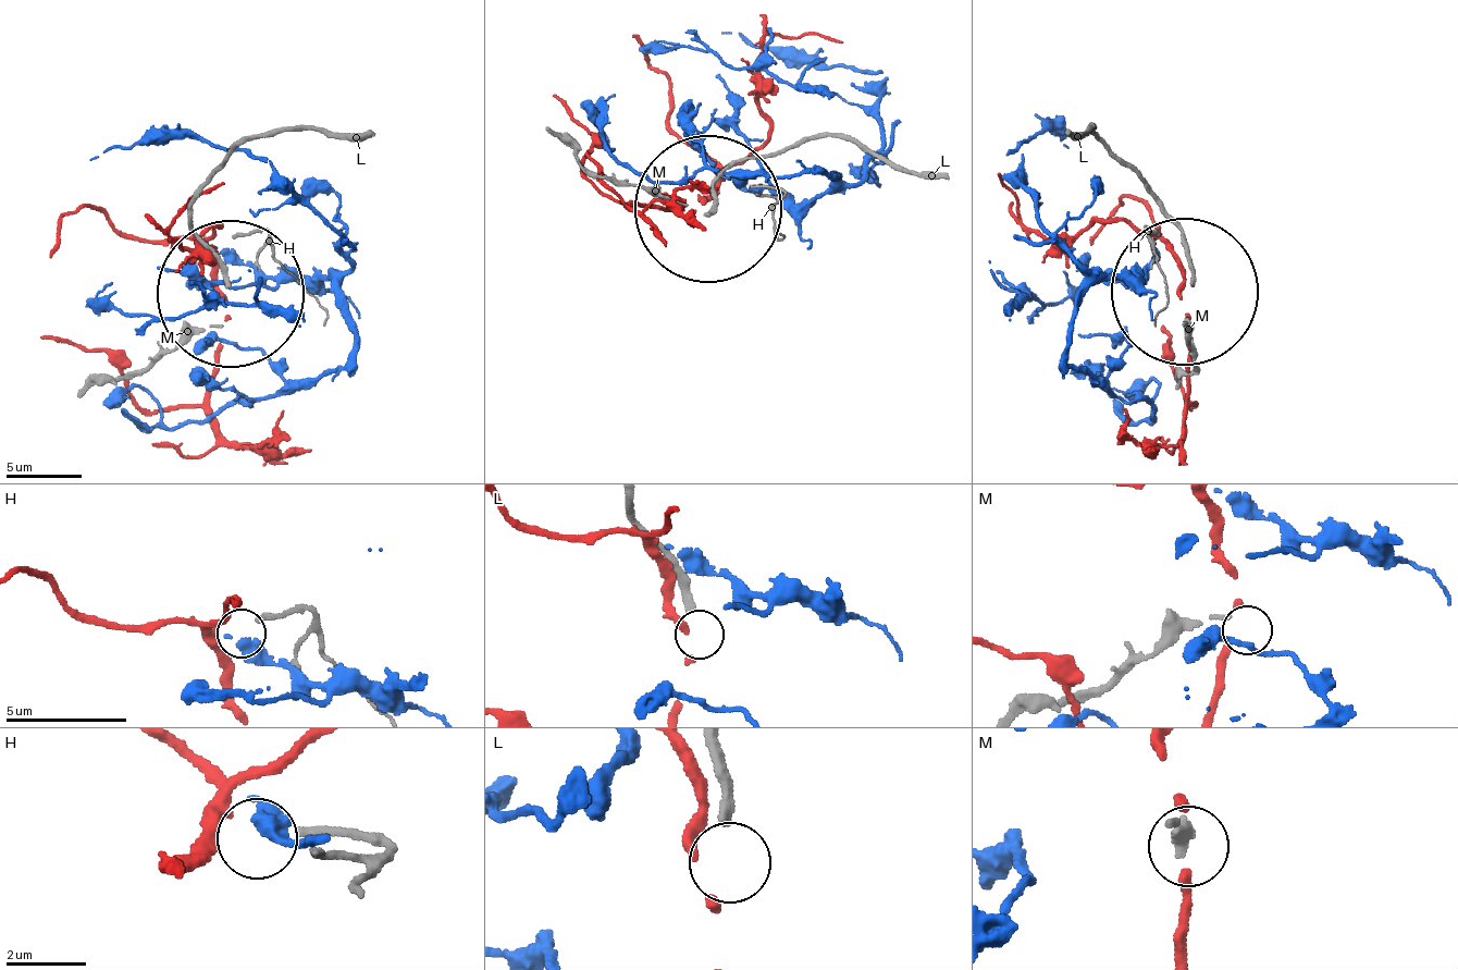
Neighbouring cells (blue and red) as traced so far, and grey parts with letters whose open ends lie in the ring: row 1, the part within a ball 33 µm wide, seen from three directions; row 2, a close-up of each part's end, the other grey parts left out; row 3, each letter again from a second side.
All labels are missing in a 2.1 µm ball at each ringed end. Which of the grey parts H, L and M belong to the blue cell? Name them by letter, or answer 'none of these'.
none of these

